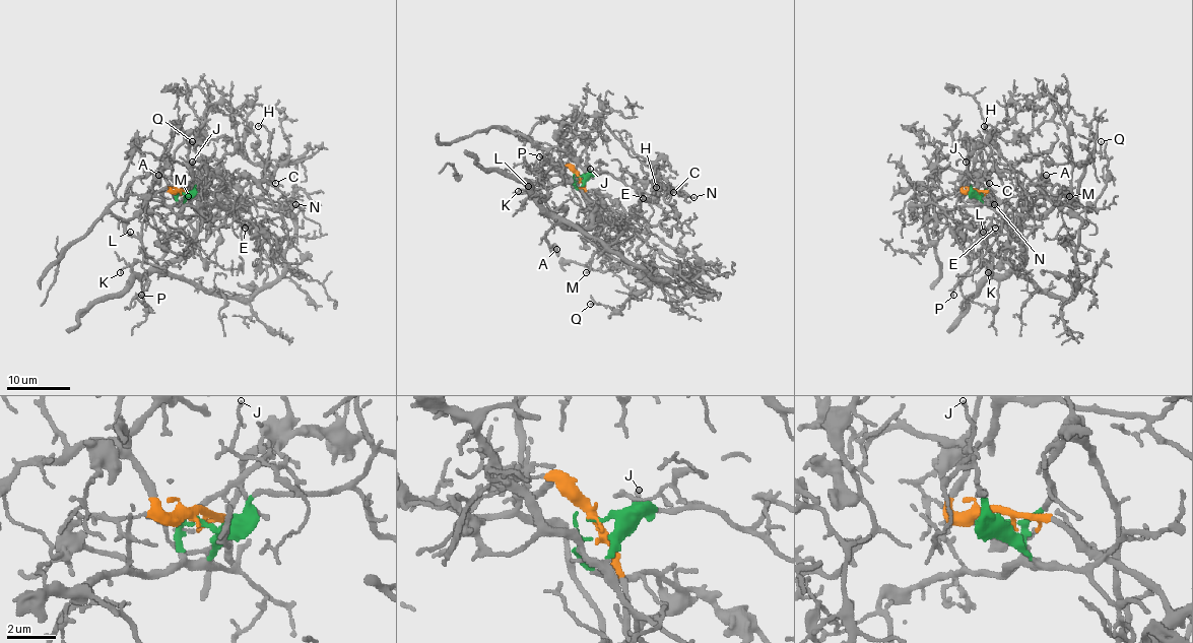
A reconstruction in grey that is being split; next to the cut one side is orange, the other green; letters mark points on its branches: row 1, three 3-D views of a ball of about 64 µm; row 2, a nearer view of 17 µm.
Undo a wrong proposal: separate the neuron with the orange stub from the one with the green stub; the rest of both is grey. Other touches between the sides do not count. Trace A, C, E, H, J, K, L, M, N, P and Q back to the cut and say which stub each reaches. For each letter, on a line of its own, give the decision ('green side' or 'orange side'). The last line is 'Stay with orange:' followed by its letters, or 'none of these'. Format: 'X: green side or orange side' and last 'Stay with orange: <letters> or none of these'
A: orange side
C: green side
E: green side
H: green side
J: green side
K: orange side
L: orange side
M: orange side
N: green side
P: orange side
Q: orange side
Stay with orange: A, K, L, M, P, Q

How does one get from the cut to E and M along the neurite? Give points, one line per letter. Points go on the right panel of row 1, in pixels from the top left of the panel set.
E: (973, 192), (970, 185), (975, 184), (978, 192), (1000, 214), (995, 218), (995, 227)
M: (973, 192), (989, 192), (1020, 215), (1043, 215), (1056, 204), (1048, 198), (1070, 196)

